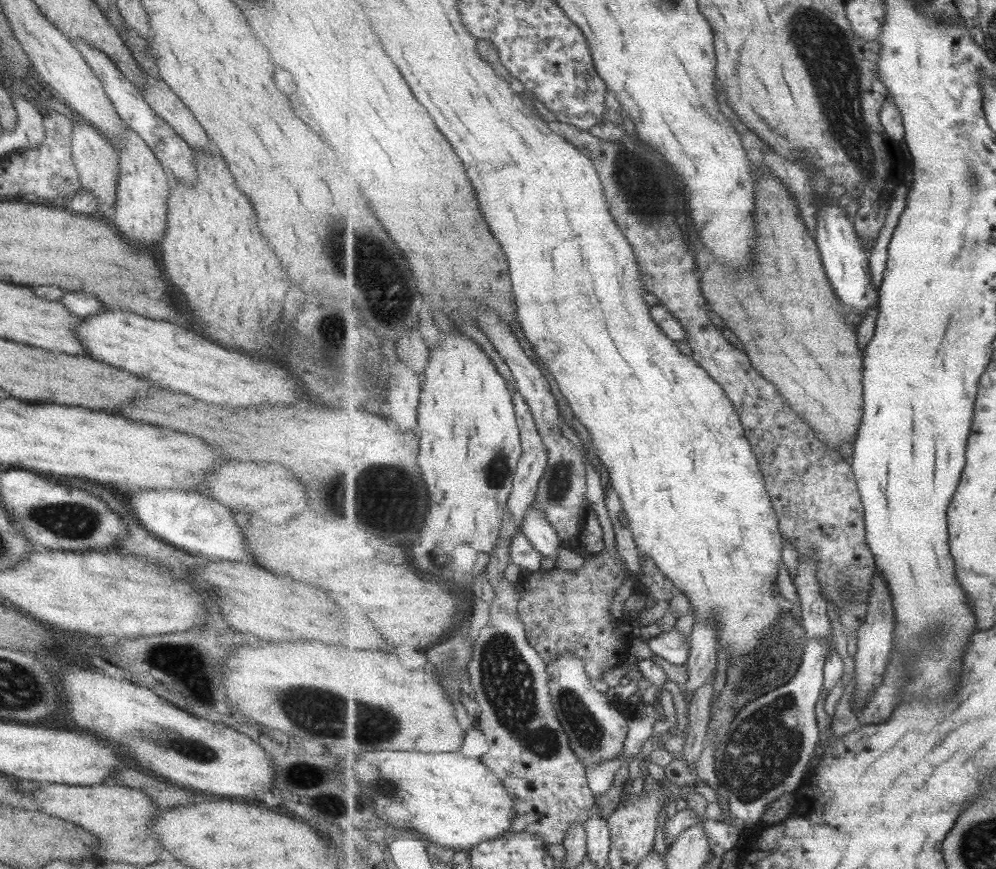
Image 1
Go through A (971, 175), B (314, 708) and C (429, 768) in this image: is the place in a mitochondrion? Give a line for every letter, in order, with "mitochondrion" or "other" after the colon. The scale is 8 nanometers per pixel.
A: mitochondrion
B: mitochondrion
C: other

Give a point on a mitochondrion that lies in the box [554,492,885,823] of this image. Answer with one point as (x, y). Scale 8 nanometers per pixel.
(764, 747)

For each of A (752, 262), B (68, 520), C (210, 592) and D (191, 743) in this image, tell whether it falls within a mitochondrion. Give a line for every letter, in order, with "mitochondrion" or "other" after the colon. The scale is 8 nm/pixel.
A: other
B: mitochondrion
C: other
D: mitochondrion

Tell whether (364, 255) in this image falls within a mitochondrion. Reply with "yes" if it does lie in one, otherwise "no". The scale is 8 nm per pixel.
yes

